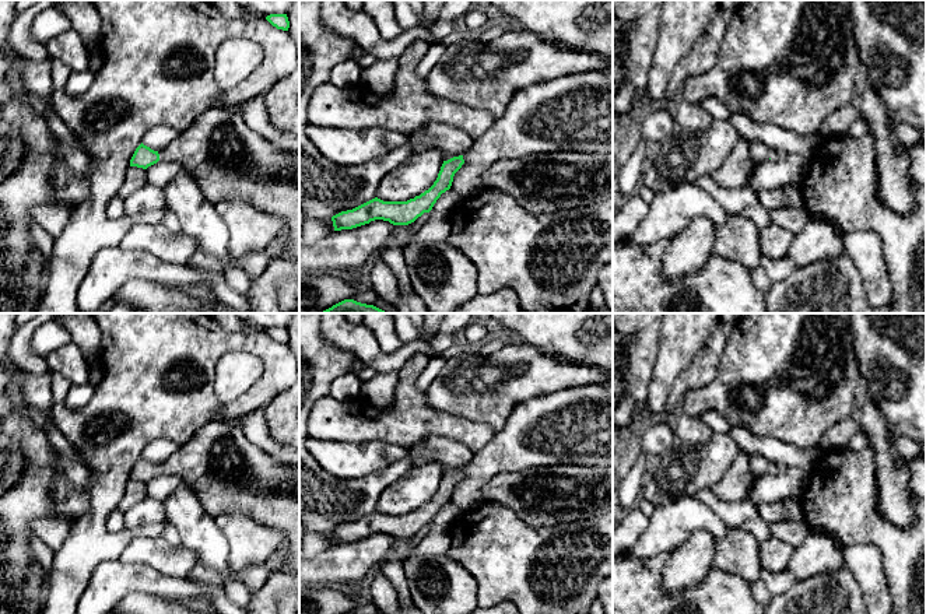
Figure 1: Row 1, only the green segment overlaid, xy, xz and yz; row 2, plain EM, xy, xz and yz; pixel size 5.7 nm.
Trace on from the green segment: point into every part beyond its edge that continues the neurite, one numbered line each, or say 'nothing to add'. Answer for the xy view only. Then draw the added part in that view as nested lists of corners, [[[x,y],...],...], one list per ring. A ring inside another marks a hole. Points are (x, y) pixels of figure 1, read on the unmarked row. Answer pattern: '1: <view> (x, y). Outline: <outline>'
1: xy (227, 473). Outline: [[[213,420],[158,467],[159,474],[179,476],[211,517],[241,512],[257,524],[284,530],[292,547],[291,568],[299,572],[299,463],[278,460],[250,443],[239,425]]]

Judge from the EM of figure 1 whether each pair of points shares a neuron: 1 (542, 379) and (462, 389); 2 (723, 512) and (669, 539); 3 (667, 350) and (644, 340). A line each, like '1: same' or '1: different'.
1: same
2: different
3: different

